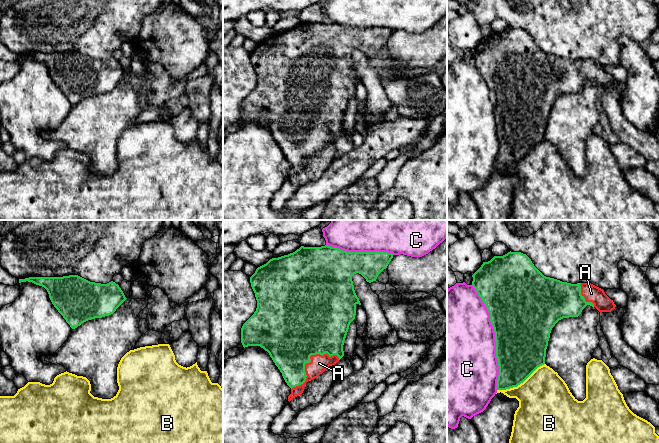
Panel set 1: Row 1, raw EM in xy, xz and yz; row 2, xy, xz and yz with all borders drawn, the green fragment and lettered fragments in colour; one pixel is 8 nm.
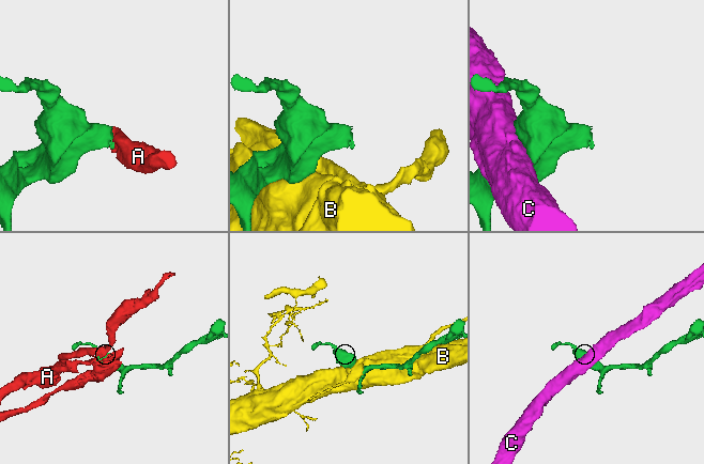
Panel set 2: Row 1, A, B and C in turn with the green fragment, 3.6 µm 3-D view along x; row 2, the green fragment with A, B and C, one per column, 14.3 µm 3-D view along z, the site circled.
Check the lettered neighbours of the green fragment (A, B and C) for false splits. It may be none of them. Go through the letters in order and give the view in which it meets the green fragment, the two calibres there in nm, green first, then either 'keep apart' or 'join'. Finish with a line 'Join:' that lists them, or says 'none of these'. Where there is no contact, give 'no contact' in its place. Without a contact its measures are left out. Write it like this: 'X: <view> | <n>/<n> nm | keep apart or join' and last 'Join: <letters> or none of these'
A: xz | 420/140 nm | join
B: yz | 380/440 nm | keep apart
C: yz | 480/500 nm | keep apart
Join: A

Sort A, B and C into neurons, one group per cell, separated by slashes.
A / B / C

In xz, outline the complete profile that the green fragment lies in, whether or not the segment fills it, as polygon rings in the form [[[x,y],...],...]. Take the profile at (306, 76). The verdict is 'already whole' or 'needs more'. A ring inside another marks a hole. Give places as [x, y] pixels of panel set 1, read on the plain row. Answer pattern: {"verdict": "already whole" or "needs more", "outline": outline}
{"verdict": "needs more", "outline": [[[328,21],[301,22],[293,29],[270,35],[250,53],[257,84],[241,104],[241,119],[244,124],[260,122],[269,129],[291,164],[289,178],[303,169],[308,157],[317,154],[327,143],[335,142],[344,132],[343,121],[349,101],[355,95],[356,81],[361,81],[354,66],[352,52],[359,49],[369,59],[376,57],[392,34],[393,30],[388,28],[346,28]]]}

